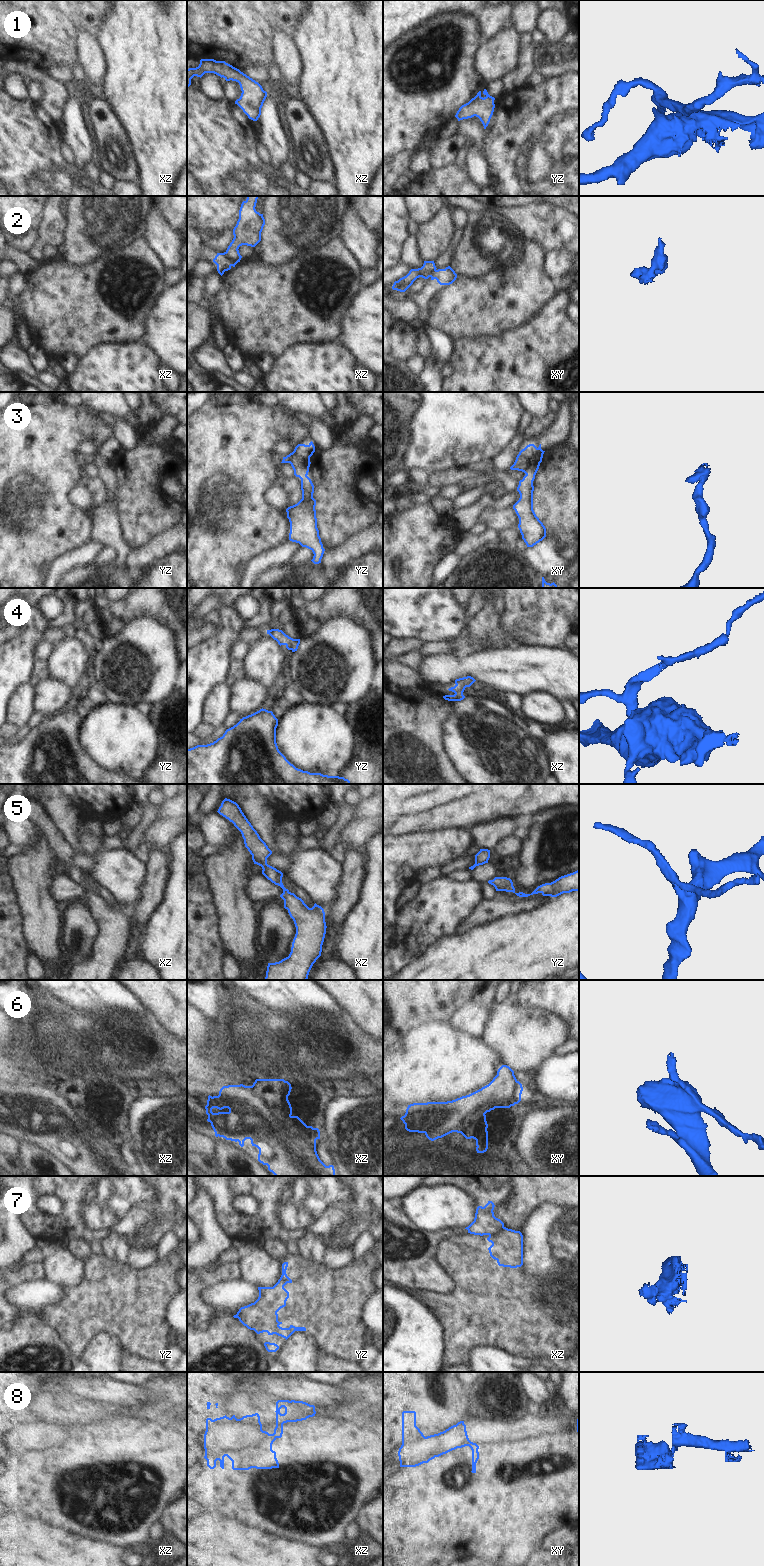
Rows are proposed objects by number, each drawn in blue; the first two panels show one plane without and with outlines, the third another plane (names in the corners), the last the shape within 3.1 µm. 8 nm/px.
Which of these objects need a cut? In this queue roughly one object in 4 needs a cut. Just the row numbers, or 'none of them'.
7, 8

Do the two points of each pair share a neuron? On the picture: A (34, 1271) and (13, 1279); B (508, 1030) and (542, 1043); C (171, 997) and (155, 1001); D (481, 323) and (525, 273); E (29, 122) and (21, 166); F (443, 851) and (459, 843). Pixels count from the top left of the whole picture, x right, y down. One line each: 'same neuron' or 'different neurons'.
A: same neuron
B: same neuron
C: same neuron
D: same neuron
E: same neuron
F: same neuron

